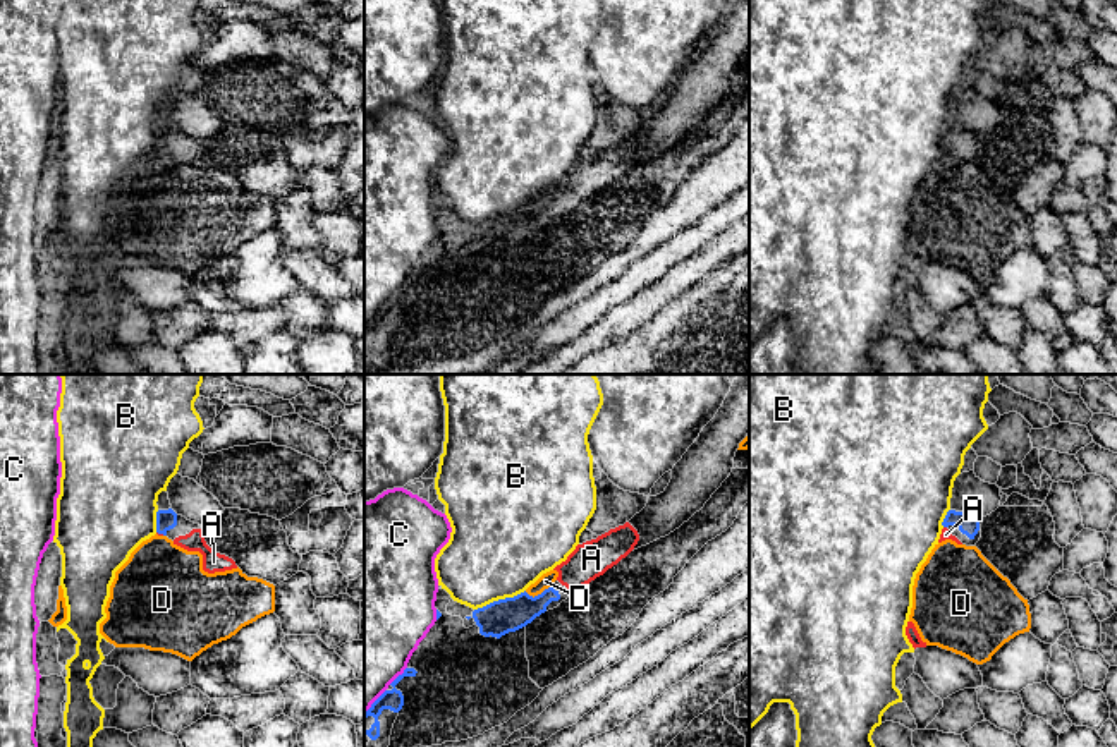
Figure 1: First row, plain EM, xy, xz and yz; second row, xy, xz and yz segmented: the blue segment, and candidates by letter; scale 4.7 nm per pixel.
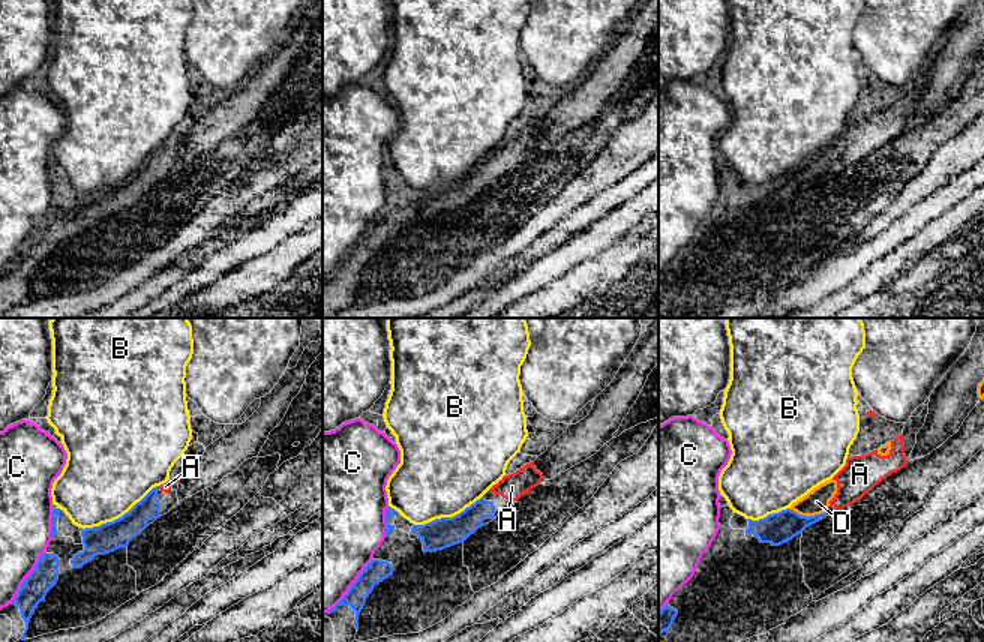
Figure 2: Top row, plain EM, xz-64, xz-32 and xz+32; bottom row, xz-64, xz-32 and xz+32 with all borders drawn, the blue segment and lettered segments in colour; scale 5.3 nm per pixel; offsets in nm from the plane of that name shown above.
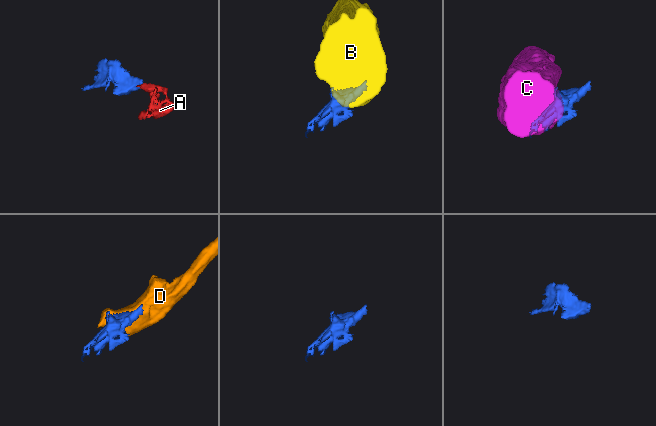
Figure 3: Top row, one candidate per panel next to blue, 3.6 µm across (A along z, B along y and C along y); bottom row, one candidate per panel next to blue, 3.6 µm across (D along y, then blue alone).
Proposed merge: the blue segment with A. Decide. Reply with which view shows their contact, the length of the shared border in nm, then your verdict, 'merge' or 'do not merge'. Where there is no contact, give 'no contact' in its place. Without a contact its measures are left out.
contact in xy; length 40 nm; merge

